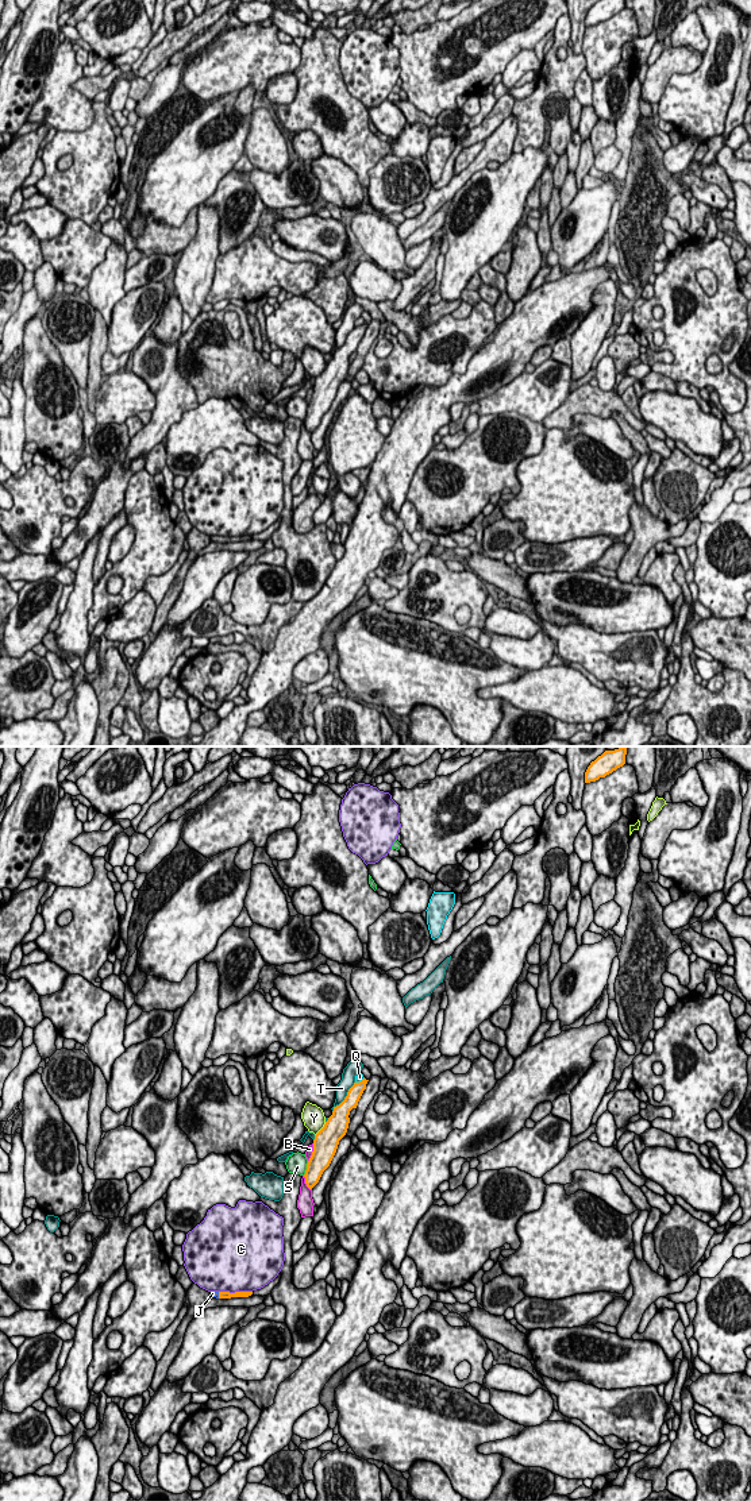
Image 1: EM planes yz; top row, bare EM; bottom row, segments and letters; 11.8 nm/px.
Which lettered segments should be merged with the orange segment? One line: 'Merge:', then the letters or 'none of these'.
Merge: J

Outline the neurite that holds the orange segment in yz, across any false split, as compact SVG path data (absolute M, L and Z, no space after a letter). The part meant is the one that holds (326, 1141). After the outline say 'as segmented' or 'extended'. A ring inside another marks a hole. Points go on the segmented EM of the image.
M363 1079L348 1089L344 1100L334 1107L332 1115L324 1127L315 1135L313 1151L307 1164L305 1184L312 1189L320 1180L323 1172L330 1166L339 1141L346 1135L350 1123L350 1111L357 1108L369 1080Z; as segmented

